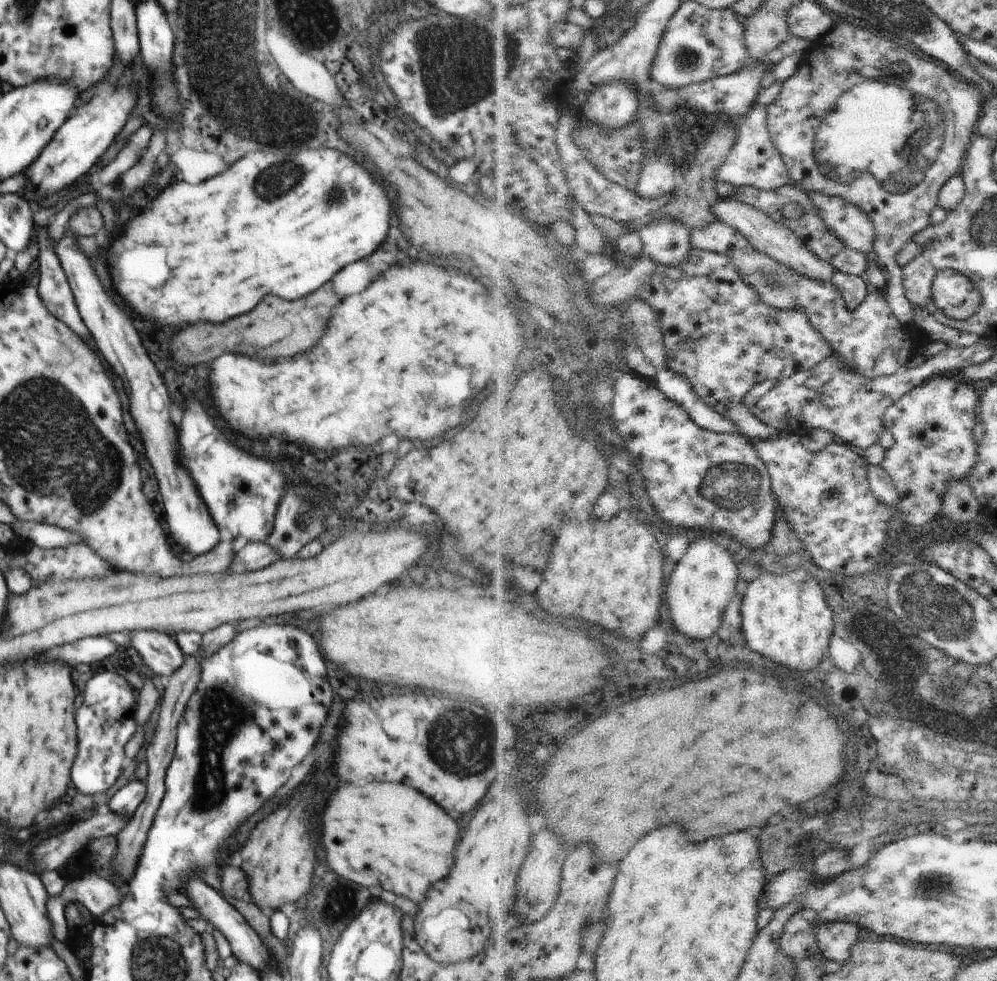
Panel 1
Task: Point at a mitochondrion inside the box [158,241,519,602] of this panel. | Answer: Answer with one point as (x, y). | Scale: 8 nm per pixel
(300, 522)

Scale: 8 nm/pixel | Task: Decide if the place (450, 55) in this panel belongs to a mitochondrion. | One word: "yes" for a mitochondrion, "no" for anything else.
yes

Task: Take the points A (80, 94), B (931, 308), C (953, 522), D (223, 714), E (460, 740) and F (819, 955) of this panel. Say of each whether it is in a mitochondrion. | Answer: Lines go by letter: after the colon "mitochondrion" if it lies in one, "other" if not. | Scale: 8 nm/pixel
A: other
B: other
C: other
D: mitochondrion
E: mitochondrion
F: other

